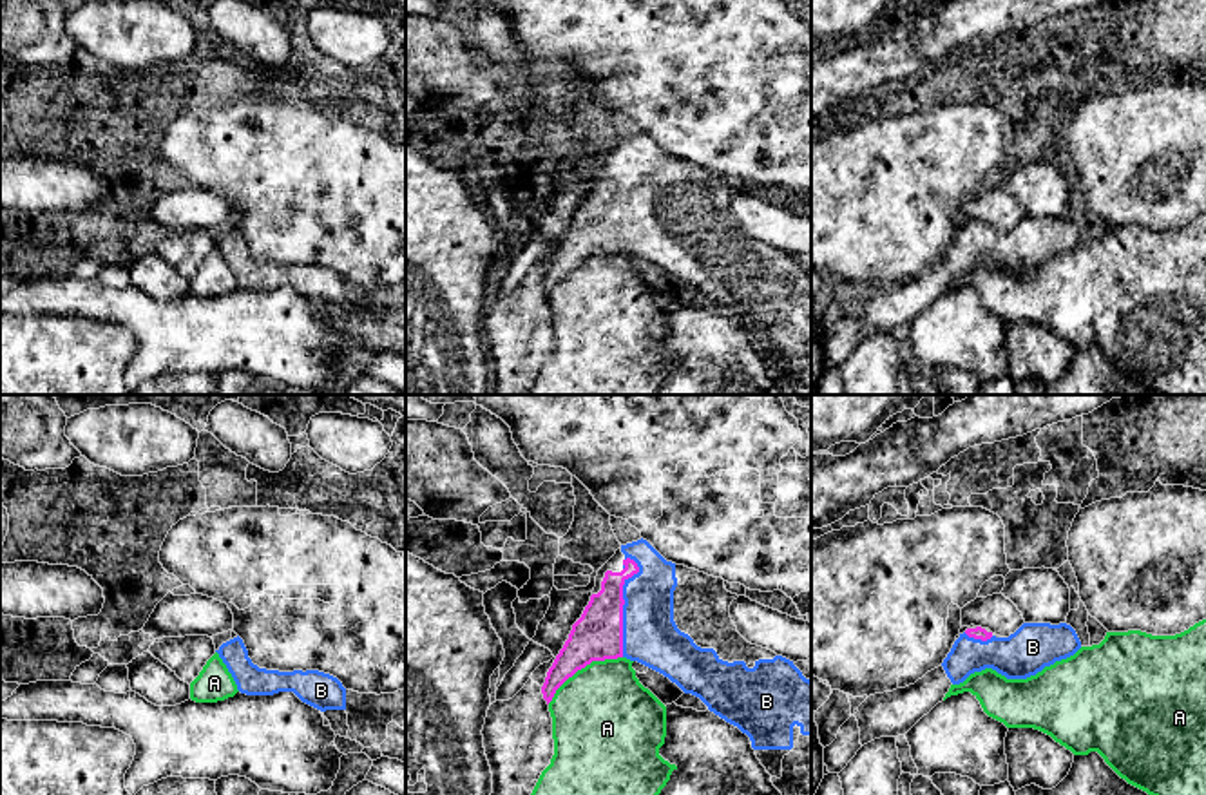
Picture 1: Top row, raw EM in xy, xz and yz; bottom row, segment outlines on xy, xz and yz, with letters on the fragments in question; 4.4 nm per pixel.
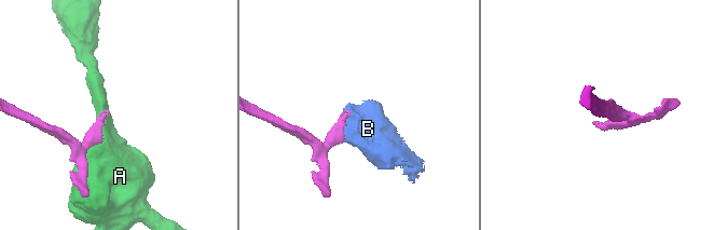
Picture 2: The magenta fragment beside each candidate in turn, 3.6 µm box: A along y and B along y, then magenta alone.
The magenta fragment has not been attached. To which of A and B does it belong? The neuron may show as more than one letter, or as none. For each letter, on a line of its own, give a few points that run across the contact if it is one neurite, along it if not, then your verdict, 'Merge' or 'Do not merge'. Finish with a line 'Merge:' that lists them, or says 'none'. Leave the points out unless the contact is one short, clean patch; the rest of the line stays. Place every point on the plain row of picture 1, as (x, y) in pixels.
A: Do not merge
B: Line: xz (598, 229), (623, 198), (650, 230). Merge
Merge: B

